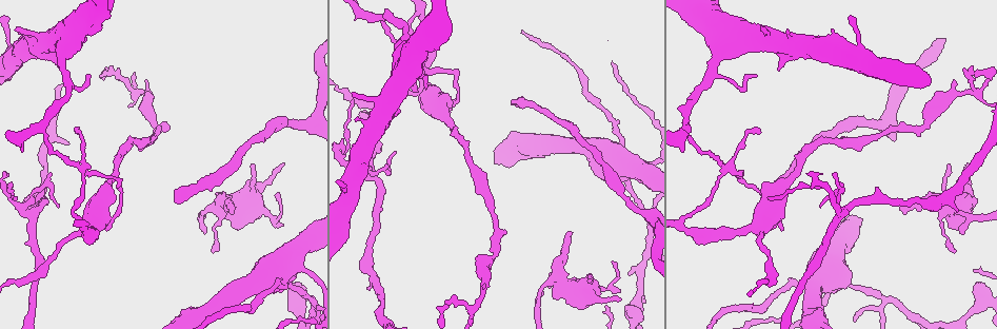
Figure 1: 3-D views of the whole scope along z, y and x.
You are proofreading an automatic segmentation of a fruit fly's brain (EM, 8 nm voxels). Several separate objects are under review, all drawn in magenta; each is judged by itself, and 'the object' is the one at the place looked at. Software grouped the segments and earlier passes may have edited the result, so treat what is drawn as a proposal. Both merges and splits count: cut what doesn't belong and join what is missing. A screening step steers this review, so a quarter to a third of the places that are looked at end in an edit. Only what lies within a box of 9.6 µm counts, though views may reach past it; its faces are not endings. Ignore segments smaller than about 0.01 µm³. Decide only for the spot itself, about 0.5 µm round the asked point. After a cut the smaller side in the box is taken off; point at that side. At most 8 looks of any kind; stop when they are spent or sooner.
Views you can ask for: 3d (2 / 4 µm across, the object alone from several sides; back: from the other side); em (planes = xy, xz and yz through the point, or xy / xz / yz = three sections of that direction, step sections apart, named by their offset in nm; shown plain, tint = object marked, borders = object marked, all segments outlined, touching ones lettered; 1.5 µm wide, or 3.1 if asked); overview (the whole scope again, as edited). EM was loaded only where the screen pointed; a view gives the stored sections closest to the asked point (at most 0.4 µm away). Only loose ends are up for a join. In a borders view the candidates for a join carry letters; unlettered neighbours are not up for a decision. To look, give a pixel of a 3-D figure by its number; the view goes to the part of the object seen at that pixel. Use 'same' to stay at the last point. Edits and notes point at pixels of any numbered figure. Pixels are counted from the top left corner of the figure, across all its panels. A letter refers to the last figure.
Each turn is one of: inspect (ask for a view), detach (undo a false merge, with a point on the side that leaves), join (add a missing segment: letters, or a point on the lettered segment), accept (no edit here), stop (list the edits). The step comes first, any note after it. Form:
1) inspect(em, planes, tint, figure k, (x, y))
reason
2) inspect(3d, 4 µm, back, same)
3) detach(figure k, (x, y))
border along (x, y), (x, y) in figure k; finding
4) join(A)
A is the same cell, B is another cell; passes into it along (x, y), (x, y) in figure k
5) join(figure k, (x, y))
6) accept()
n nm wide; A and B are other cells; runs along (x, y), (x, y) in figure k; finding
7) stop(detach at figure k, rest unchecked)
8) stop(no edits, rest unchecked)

inspect(em, xy, step 4, tint, figure 1, (270, 213))

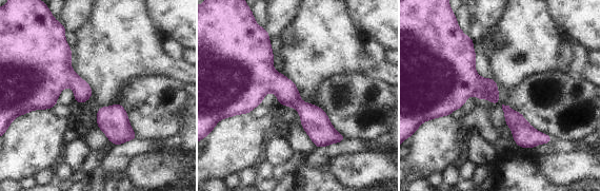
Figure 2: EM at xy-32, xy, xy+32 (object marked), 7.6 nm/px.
inspect(em, planes, borders, same)
another direction

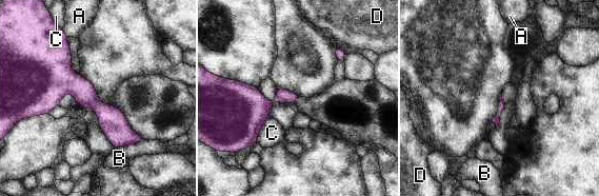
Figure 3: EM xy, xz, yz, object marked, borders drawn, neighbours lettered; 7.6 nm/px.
accept()
A, B, C and D are other cells; all the same cell

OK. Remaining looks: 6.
inspect(em, planes, borders, figure 1, (230, 213))
branch stops here

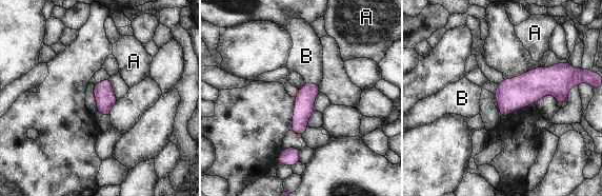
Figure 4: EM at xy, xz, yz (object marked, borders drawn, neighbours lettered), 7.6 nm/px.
join(B)
B is the same cell, A is another cell; passes into it along (304, 106), (313, 83), (306, 56) in figure 4; it goes on there

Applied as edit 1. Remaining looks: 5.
inspect(overview)
see it whole again

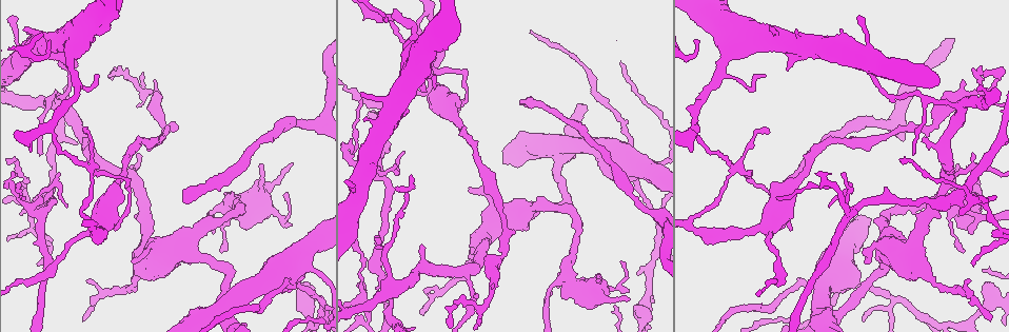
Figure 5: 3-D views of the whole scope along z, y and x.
inspect(em, yz, step 8, plain, figure 5, (67, 206))
an open end

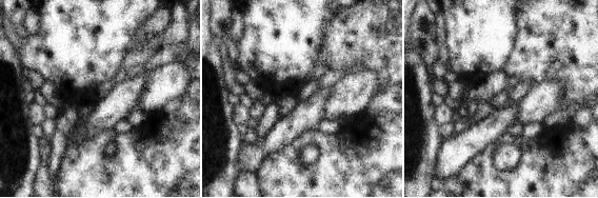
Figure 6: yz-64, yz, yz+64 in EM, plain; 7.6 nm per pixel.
inspect(em, yz, step 8, borders, same)

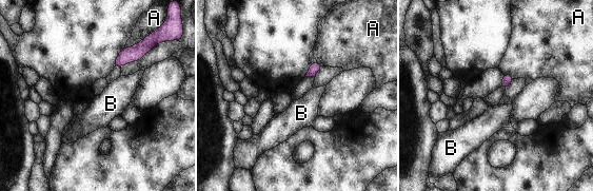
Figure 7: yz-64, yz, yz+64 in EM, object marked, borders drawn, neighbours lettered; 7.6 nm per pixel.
accept()
A touches over 160 nm; A and B are other cells; border along (143, 39), (125, 48) in figure 7; none of them fits

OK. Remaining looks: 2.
stop(join at figure 4, rest unchecked)

